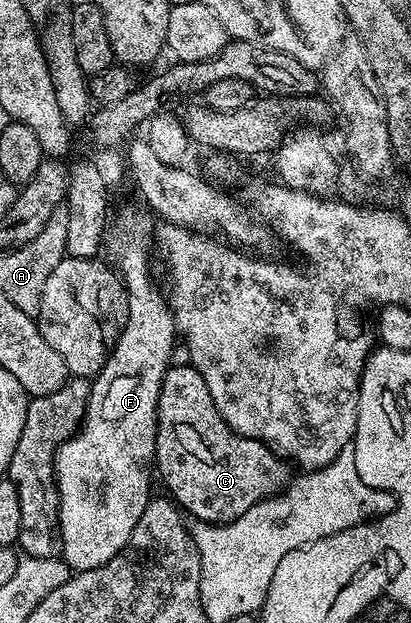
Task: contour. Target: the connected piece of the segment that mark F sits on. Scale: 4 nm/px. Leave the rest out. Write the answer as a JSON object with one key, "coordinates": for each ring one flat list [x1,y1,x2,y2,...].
{"coordinates":[[127,209,119,217,119,229,112,228,109,236,105,241,105,253,115,260,114,268,117,270,118,276,121,278,123,285,126,288,127,299,127,318,125,324,119,333,118,339,113,344,110,350,107,362,103,364,103,370,95,374,91,381,91,394,89,395,89,403,87,410,83,416,83,423,79,426,79,432,66,441,64,445,60,445,59,450,55,452,55,486,59,492,59,539,61,542,61,560,67,565,67,568,75,573,84,573,90,569,101,567,105,563,109,563,109,559,113,559,124,547,129,543,129,539,133,535,133,527,137,527,137,519,141,519,141,511,145,511,145,507,150,503,153,496,151,490,151,473,153,477,153,462,155,460,155,448,157,447,157,403,161,395,161,383,163,377,167,373,169,366,172,364,171,352,175,349,175,341,177,345,177,330,175,328,175,317,171,313,171,307,166,296,159,294,159,289,155,286,155,281,151,278,151,257,153,261,153,224,139,209]]}

